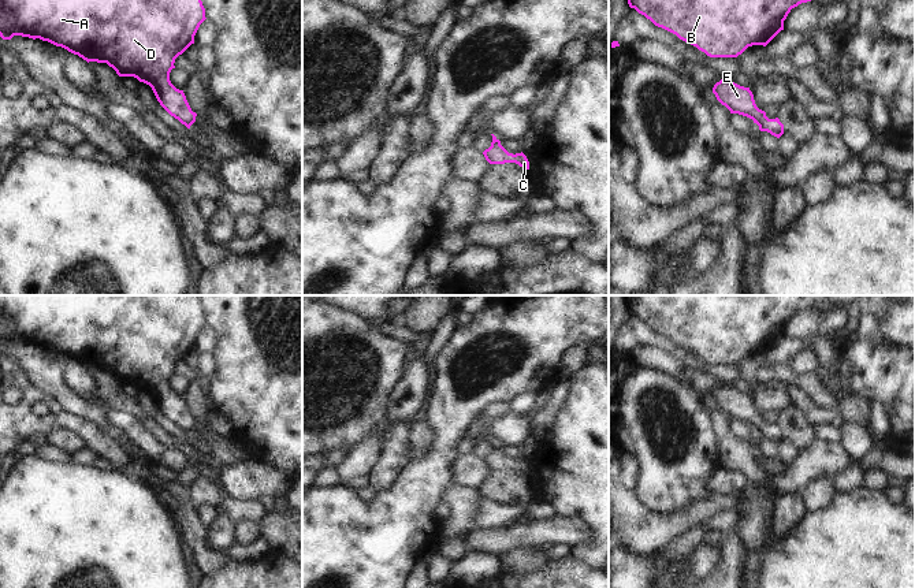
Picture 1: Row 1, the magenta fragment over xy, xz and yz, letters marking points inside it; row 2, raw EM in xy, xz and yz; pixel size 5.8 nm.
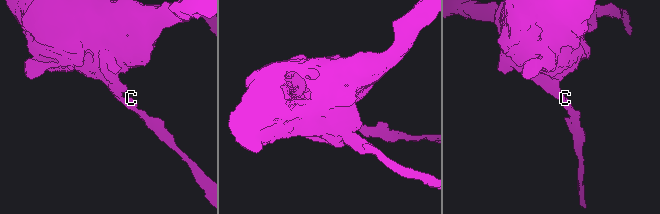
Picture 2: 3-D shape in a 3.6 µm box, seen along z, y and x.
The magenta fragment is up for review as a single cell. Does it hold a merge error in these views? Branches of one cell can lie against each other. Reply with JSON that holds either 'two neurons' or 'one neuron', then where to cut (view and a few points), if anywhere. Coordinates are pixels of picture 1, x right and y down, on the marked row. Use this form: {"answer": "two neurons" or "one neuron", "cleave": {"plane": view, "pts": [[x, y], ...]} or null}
{"answer": "one neuron", "cleave": null}

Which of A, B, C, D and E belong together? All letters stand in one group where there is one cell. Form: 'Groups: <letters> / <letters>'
Groups: A B C D E.

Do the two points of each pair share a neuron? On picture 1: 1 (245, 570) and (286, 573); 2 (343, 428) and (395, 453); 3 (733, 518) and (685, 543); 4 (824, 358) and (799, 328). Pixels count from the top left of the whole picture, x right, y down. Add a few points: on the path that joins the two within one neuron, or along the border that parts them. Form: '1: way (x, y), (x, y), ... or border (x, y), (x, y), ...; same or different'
1: way (255, 573), (276, 573); same
2: way (359, 428), (378, 428), (387, 438); same
3: way (721, 521), (709, 524), (698, 533); same
4: way (824, 350), (807, 331); same

